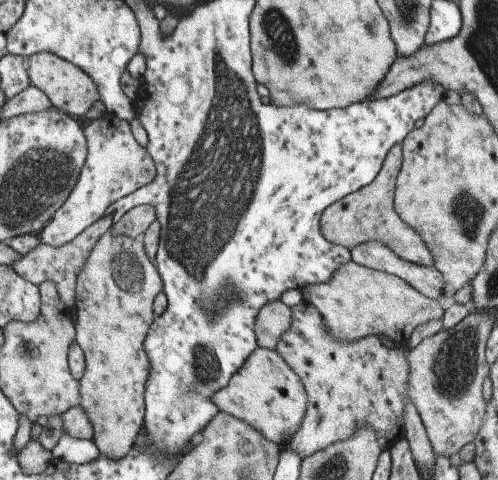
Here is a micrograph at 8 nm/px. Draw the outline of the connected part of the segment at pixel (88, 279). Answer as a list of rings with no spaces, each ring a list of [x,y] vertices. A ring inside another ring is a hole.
[[[112,230],[98,239],[78,273],[76,282],[75,342],[85,354],[86,363],[83,377],[79,380],[79,406],[91,420],[93,439],[101,454],[109,459],[122,459],[133,448],[135,436],[145,419],[145,384],[149,373],[149,360],[143,344],[156,317],[153,302],[163,290],[163,282],[156,265],[148,258],[143,248],[142,236],[130,239],[126,235],[115,236]]]

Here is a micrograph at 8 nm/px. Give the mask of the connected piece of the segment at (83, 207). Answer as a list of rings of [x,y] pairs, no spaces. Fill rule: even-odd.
[[[108,114],[94,119],[83,129],[87,140],[87,157],[71,195],[48,221],[39,242],[59,247],[76,238],[84,229],[104,216],[104,211],[123,196],[150,184],[157,175],[154,161],[146,148],[133,137],[128,121]]]

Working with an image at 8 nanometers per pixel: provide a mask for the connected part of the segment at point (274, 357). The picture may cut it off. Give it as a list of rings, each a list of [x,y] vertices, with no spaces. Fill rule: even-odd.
[[[258,347],[232,375],[230,382],[211,396],[220,413],[228,413],[254,427],[270,442],[283,444],[299,429],[307,409],[303,382],[276,352]]]

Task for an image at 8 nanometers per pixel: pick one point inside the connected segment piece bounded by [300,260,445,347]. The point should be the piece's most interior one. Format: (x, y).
(356, 302)

